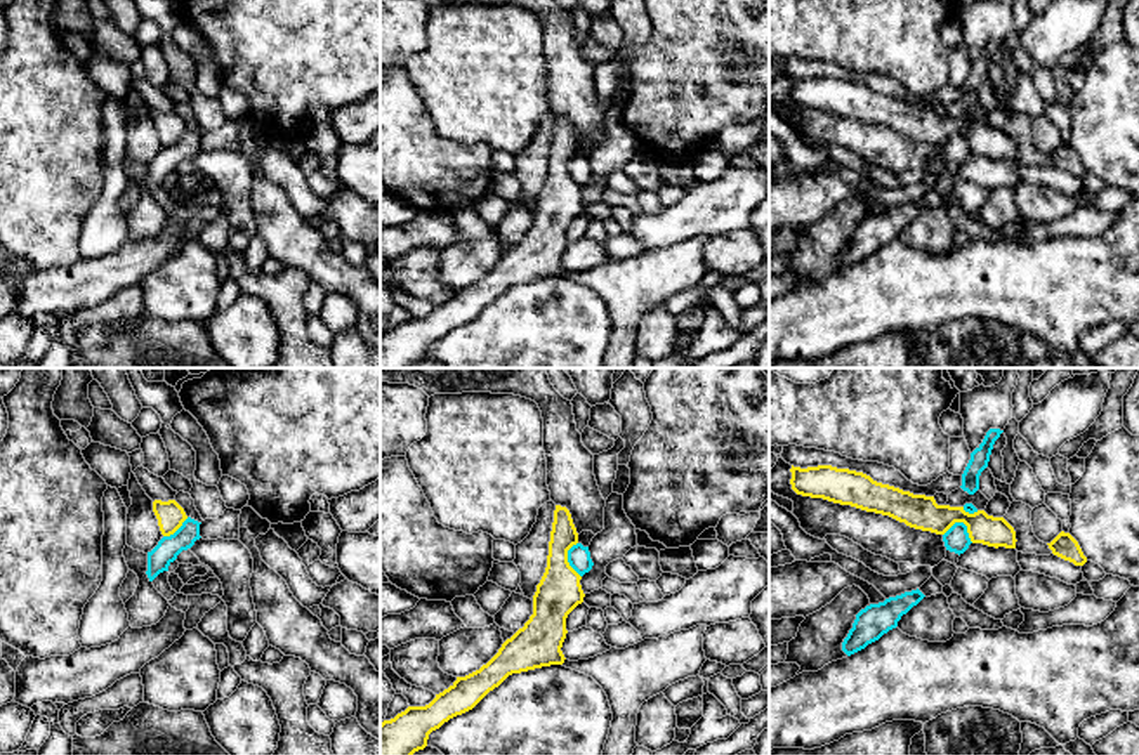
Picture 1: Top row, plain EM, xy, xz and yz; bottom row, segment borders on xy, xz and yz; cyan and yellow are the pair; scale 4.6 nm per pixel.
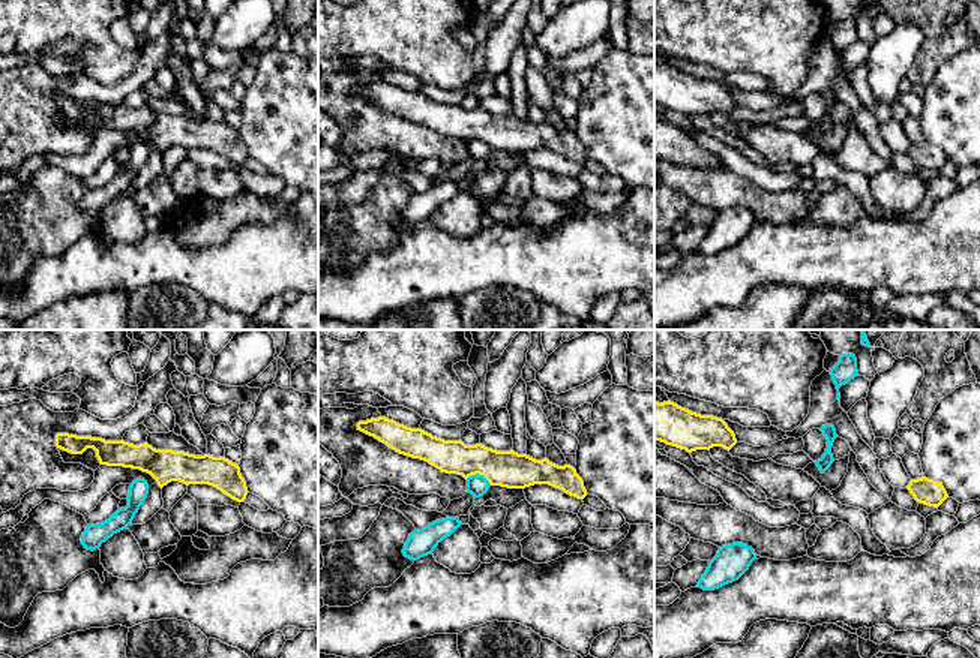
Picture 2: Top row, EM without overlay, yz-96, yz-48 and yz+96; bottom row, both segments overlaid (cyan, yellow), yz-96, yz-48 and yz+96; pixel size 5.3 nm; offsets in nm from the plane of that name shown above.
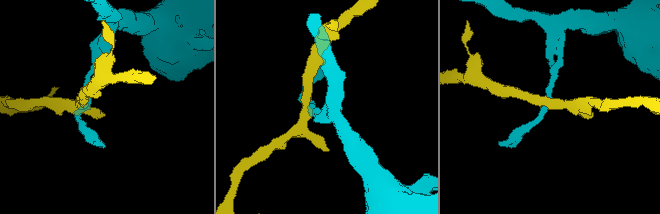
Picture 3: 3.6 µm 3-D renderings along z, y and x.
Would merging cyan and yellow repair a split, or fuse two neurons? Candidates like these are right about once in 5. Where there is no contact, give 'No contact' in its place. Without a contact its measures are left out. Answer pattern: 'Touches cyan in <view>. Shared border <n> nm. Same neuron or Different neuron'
Touches cyan in yz. Shared border 150 nm. Different neuron

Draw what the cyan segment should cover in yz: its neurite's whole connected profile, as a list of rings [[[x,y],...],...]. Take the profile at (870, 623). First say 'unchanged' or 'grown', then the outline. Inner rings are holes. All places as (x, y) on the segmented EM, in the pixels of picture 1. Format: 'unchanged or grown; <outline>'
unchanged; [[[917,588],[884,602],[870,604],[856,614],[853,628],[842,642],[842,651],[851,656],[868,644],[879,640],[884,634],[898,627],[898,621],[925,595]]]

